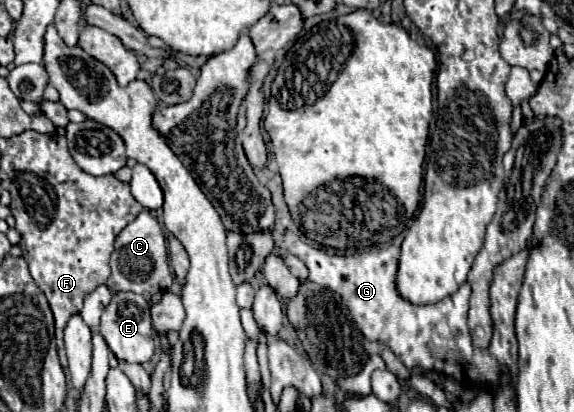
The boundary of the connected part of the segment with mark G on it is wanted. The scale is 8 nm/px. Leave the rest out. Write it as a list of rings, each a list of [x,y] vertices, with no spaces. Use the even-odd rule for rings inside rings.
[[[286,232],[282,242],[284,252],[298,256],[308,266],[308,278],[320,286],[326,286],[342,296],[346,302],[350,316],[354,318],[358,330],[368,340],[384,342],[400,360],[402,364],[422,370],[436,370],[444,376],[454,376],[462,386],[490,386],[490,382],[498,382],[500,372],[506,368],[512,376],[518,374],[518,344],[514,334],[514,312],[516,312],[516,298],[522,286],[524,266],[528,260],[528,250],[522,250],[502,262],[494,272],[492,282],[492,322],[494,322],[494,336],[486,350],[474,348],[472,342],[466,342],[466,314],[468,314],[468,300],[470,300],[470,286],[462,286],[454,296],[440,300],[436,304],[416,306],[408,300],[402,300],[396,290],[396,270],[398,270],[398,256],[400,248],[392,244],[382,244],[380,248],[374,246],[370,250],[362,250],[360,254],[344,256],[344,254],[326,254],[314,246],[304,244],[292,232]]]

